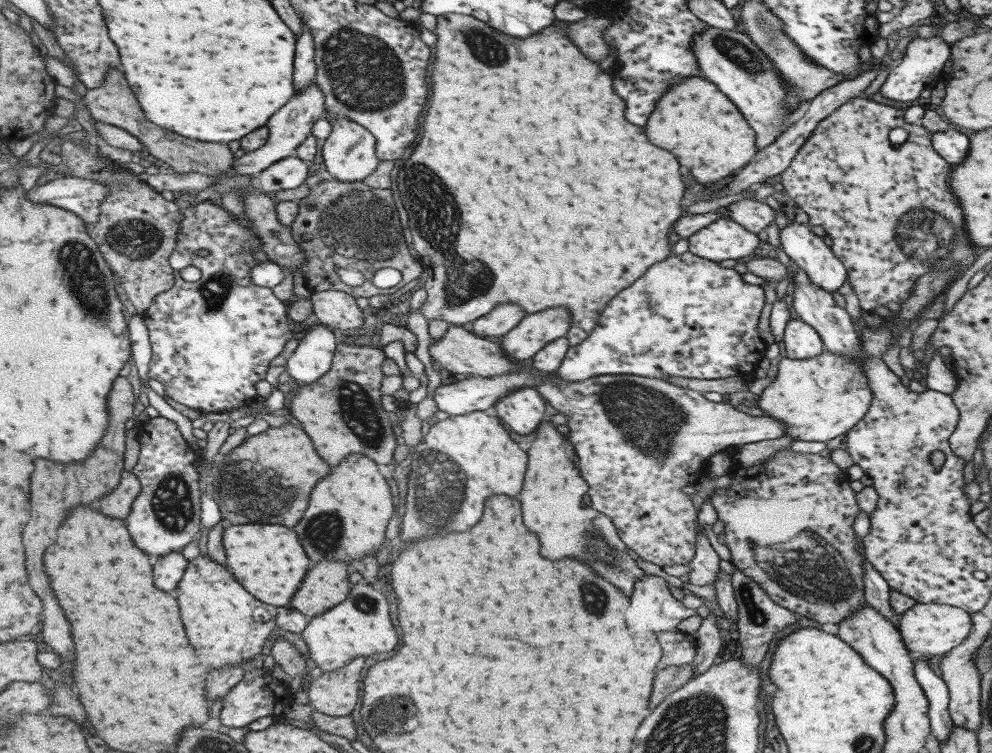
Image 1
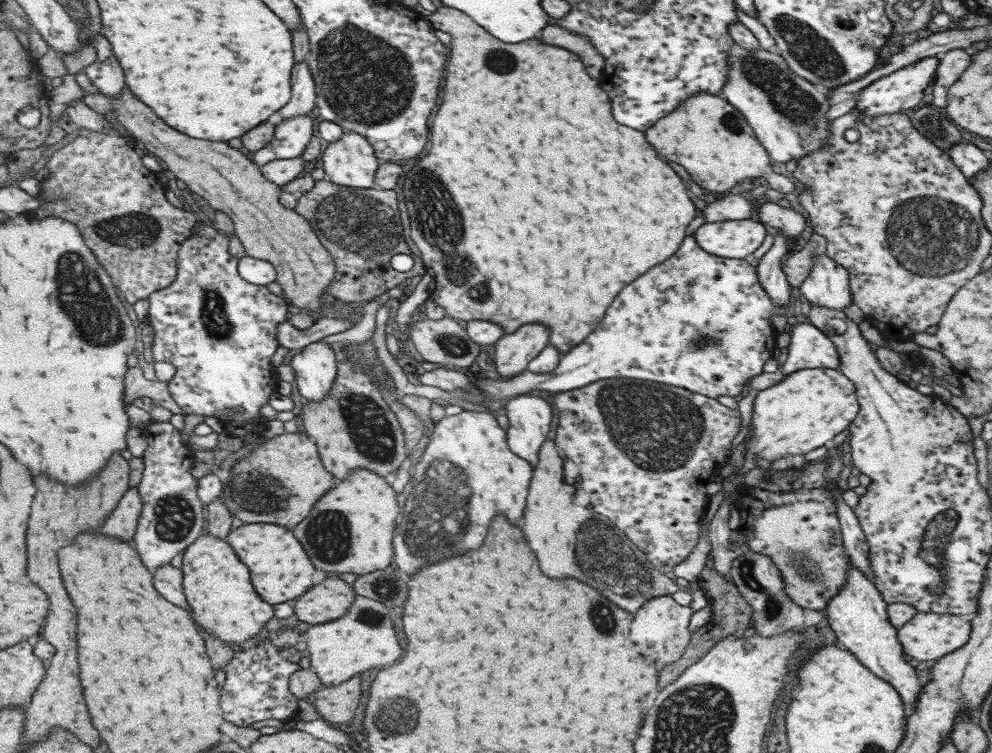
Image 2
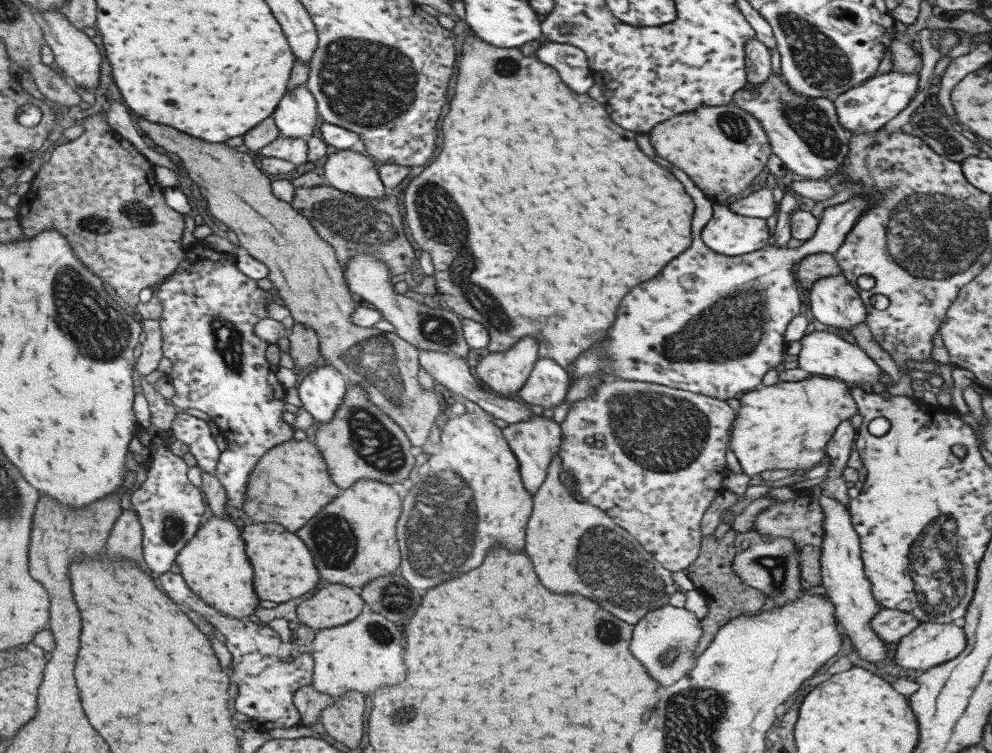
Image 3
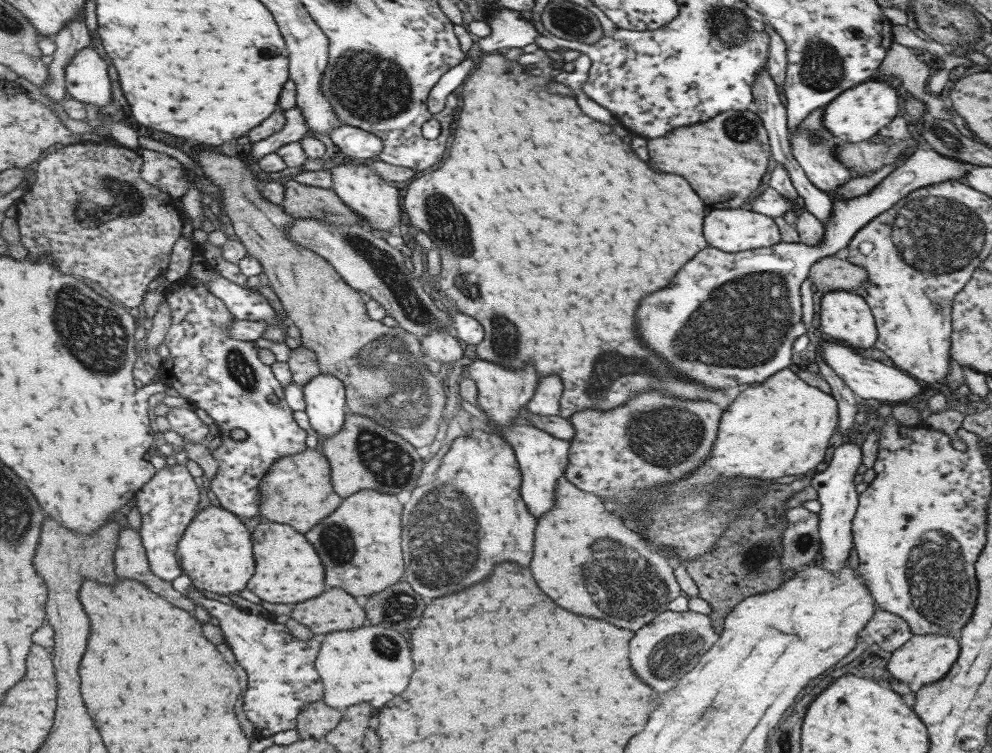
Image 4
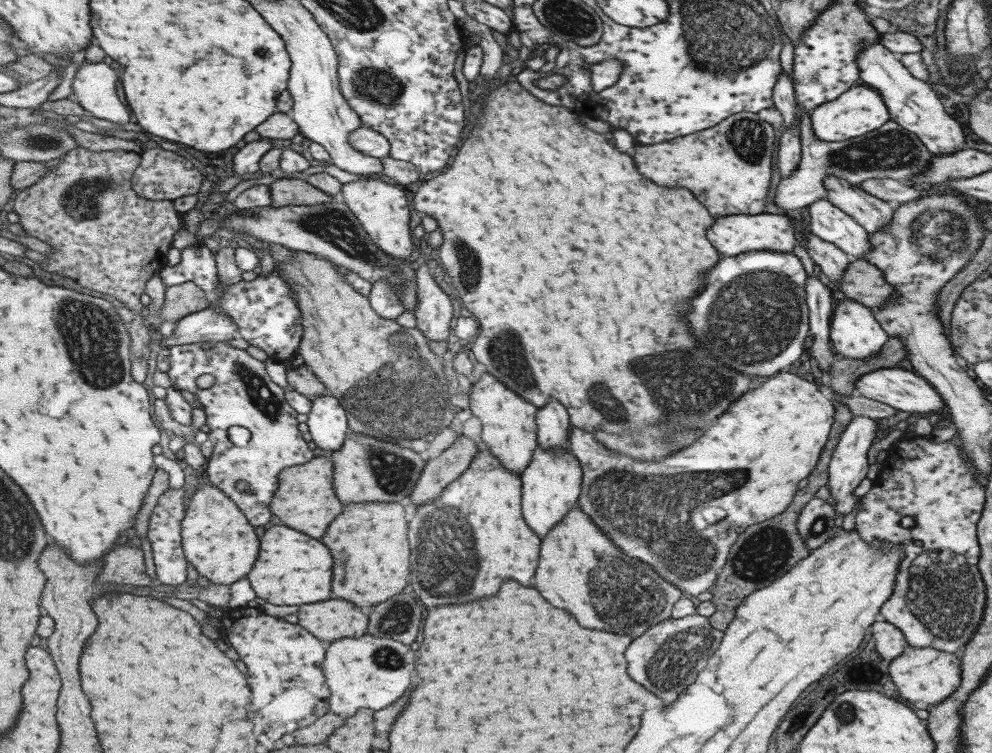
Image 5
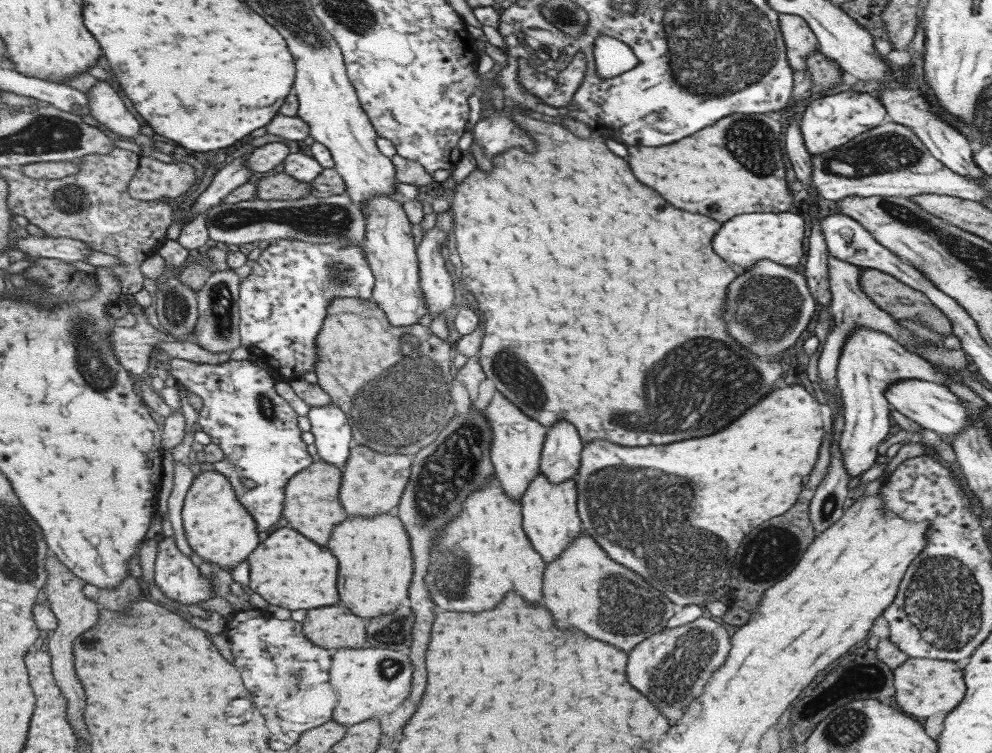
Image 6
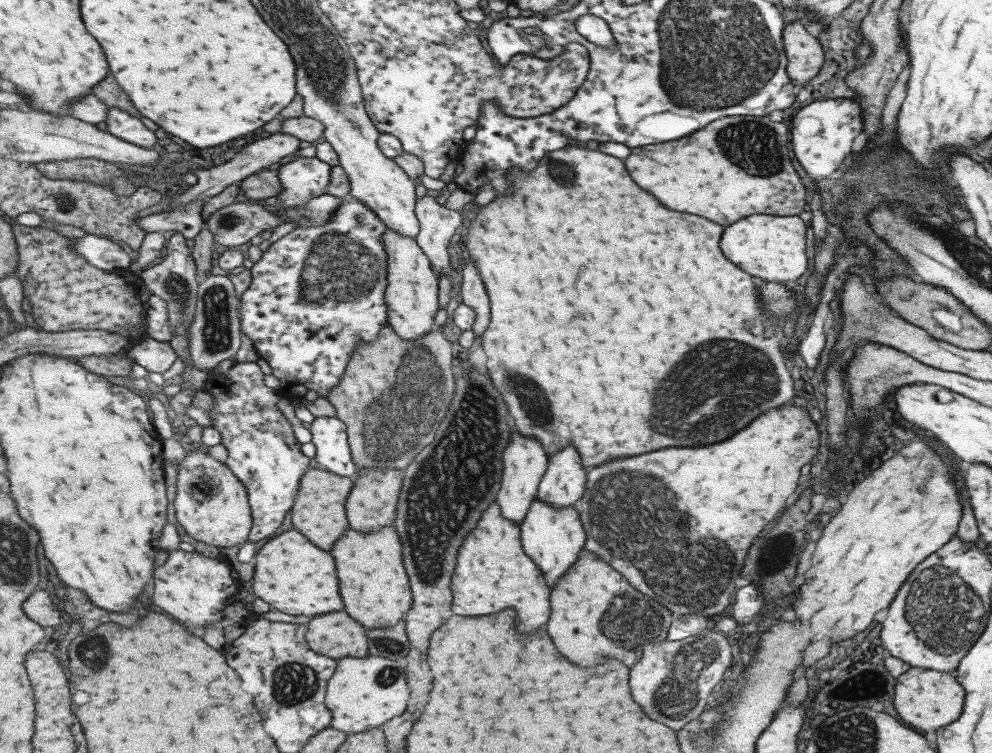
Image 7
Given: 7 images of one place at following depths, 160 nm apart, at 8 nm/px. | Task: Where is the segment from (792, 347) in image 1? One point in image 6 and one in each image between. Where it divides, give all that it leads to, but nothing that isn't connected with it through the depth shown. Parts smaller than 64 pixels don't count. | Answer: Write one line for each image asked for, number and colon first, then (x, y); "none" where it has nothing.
2: (808, 347)
3: (821, 353)
4: (866, 378)
5: (895, 387)
6: (931, 406)

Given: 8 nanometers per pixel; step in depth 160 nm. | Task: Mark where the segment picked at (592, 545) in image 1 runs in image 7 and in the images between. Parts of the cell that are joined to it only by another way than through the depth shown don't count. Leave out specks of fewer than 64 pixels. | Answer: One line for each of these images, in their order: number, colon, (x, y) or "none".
2: (566, 538)
3: (575, 550)
4: (619, 572)
5: (577, 564)
6: (609, 602)
7: (594, 611)

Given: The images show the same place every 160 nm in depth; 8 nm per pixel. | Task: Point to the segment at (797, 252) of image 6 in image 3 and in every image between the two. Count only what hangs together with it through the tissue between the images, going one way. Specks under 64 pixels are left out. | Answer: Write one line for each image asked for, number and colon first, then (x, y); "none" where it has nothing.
3: (725, 233)
4: (730, 230)
5: (730, 235)

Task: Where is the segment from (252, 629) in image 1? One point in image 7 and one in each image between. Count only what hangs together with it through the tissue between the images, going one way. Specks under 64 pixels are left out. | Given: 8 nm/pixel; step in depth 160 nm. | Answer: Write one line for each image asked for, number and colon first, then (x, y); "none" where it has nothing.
2: (218, 585)
3: (215, 564)
4: (216, 552)
5: (219, 540)
6: (217, 526)
7: (212, 504)

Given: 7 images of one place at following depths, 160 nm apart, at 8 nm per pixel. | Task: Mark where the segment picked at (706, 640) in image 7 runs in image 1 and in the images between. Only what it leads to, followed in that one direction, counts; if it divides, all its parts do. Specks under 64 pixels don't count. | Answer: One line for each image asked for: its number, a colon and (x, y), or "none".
1: (652, 609)
2: (659, 627)
3: (663, 640)
4: (662, 650)
5: (686, 643)
6: (670, 667)

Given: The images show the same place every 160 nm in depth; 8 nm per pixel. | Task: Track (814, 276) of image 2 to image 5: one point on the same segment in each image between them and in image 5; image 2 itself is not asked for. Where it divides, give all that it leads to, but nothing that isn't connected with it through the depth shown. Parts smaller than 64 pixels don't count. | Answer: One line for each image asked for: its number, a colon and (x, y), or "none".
3: (833, 301)
4: (844, 316)
5: (854, 334)

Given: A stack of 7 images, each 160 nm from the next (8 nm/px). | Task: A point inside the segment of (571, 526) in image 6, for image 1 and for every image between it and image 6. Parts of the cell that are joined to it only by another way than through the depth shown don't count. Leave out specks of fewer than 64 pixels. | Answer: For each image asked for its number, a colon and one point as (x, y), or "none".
1: (522, 410)
2: (529, 416)
3: (533, 442)
4: (541, 458)
5: (550, 484)

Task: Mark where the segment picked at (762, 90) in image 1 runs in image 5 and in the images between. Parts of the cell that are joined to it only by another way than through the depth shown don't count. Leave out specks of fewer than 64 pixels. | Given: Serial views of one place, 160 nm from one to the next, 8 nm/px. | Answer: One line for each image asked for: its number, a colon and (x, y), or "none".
2: (785, 112)
3: (804, 133)
4: (811, 144)
5: (872, 214)

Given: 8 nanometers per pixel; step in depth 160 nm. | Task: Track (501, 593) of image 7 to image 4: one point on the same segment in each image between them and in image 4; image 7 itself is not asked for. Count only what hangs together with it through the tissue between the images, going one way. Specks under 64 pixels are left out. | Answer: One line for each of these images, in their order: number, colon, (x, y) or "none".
4: (479, 467)
5: (474, 536)
6: (484, 553)

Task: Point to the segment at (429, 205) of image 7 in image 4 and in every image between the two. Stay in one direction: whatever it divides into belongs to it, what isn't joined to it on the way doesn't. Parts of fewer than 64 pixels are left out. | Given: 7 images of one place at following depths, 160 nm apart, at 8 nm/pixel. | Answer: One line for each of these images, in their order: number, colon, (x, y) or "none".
4: (440, 346)
5: (434, 311)
6: (435, 281)

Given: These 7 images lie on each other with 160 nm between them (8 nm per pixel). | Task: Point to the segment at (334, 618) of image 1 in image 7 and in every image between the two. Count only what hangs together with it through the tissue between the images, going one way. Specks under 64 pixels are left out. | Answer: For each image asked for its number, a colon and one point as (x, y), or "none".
2: (365, 638)
3: (362, 655)
4: (372, 664)
5: (370, 672)
6: (359, 676)
7: (364, 693)

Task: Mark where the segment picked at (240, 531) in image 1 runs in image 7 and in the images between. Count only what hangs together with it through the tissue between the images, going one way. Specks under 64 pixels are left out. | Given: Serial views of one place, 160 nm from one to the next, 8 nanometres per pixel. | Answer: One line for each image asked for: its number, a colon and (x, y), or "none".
2: (279, 565)
3: (284, 567)
4: (290, 571)
5: (293, 568)
6: (289, 570)
7: (291, 573)

